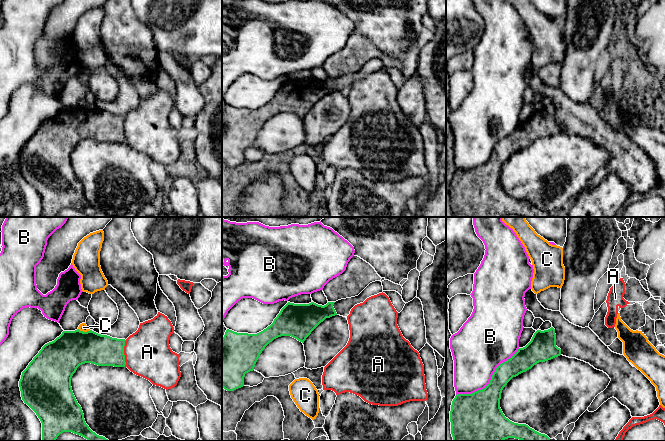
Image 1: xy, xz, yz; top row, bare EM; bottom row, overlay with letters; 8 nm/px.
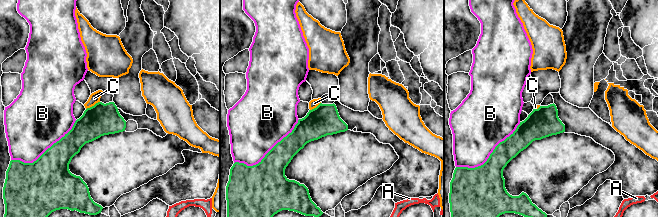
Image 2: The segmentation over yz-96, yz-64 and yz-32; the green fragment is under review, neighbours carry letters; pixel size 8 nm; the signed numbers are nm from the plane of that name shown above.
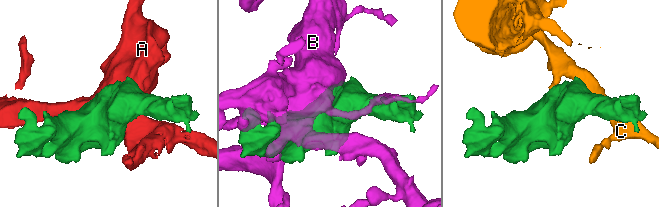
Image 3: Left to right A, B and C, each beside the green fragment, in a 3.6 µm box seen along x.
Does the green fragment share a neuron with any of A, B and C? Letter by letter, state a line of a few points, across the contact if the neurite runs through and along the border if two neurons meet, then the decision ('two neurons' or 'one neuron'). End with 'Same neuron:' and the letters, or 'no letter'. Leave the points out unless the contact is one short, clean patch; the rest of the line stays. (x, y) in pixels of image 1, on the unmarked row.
A: xy (126, 116), (124, 122), (124, 142) | two neurons
B: two neurons
C: xy (78, 104), (83, 107), (90, 106) | two neurons
Same neuron: no letter

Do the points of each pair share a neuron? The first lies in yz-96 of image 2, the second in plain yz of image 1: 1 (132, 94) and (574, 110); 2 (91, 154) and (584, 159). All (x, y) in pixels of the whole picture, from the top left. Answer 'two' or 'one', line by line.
1: two
2: one

